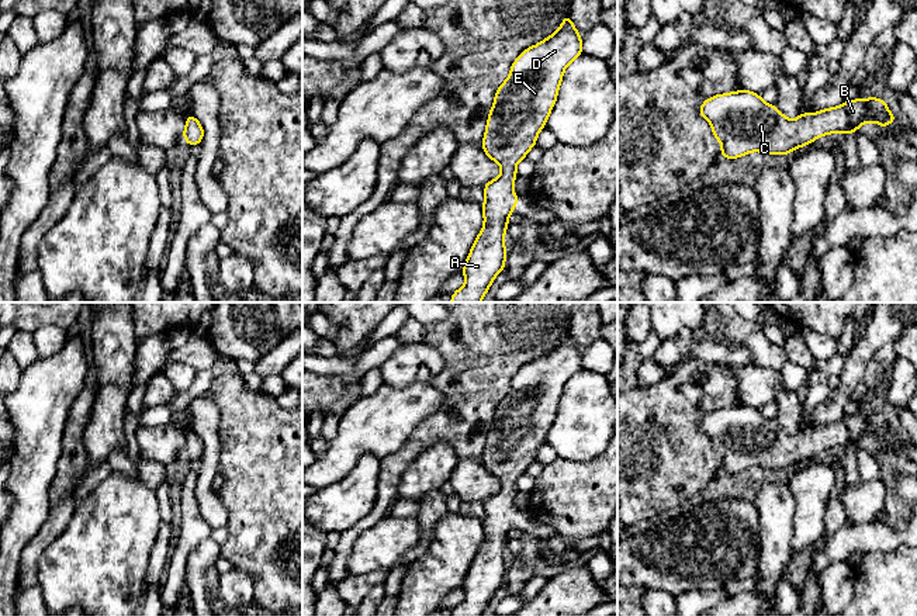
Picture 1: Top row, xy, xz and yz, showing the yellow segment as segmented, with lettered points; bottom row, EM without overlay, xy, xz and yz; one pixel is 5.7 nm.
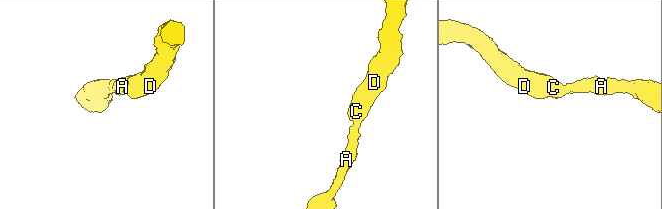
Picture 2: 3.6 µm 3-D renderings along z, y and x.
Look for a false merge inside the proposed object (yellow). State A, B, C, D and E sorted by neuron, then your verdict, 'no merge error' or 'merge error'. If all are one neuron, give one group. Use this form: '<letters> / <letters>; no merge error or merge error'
A B C D E; no merge error

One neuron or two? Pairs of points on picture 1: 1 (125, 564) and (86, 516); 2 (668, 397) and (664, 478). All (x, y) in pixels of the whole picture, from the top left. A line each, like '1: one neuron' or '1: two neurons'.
1: one neuron
2: one neuron

